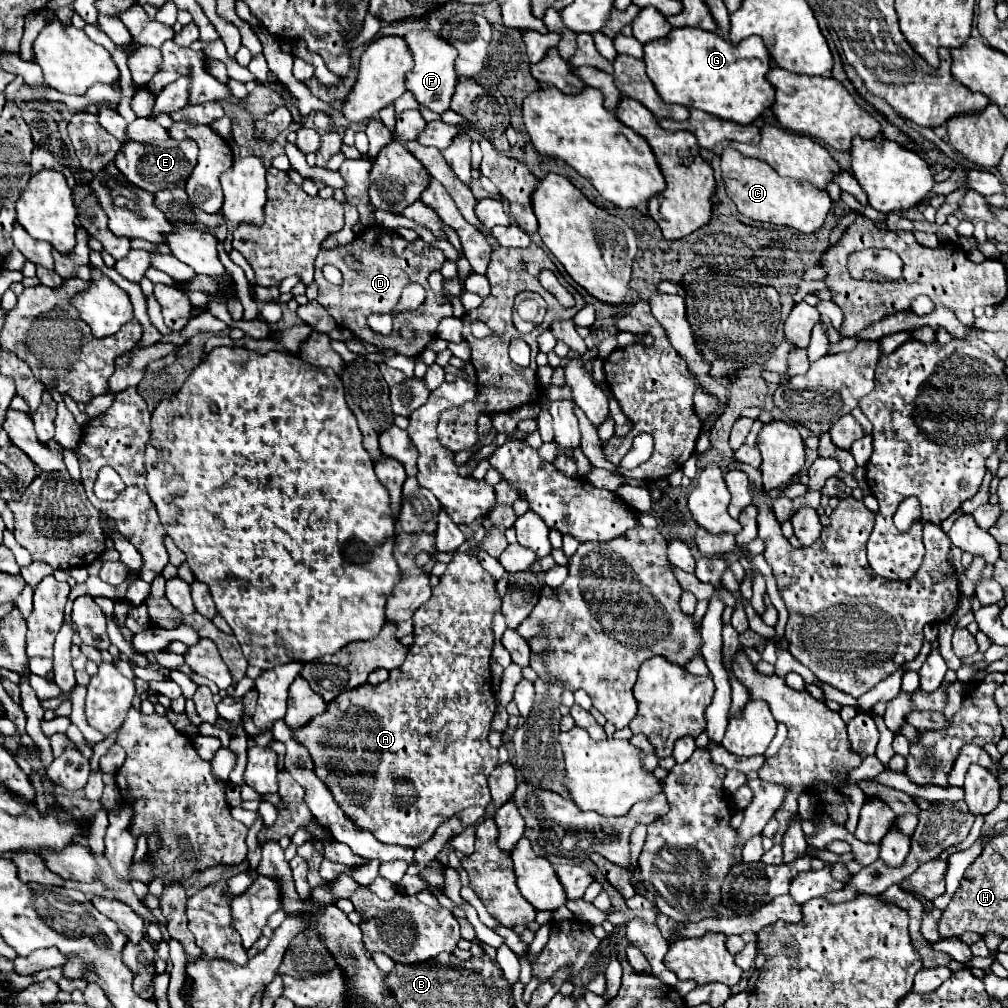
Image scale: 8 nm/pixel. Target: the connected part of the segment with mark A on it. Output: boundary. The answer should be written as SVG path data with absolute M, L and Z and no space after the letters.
M466 552L456 554L454 560L448 564L448 570L440 576L440 586L432 590L432 598L420 606L414 614L414 634L416 640L410 646L410 654L404 660L404 664L396 670L390 672L390 678L378 686L372 684L362 684L354 690L342 692L338 698L328 702L328 708L322 714L316 714L308 724L300 728L290 728L290 734L294 740L304 746L314 762L314 774L318 776L320 782L326 784L326 788L332 792L336 804L342 808L342 812L354 822L358 830L366 830L374 834L376 840L384 844L398 844L398 846L408 846L408 848L418 848L424 842L428 842L436 828L450 816L458 814L464 808L470 806L482 806L486 808L490 804L490 790L488 790L488 774L492 768L498 764L498 750L490 746L488 742L488 732L490 732L490 722L496 712L496 698L492 690L492 672L490 672L490 656L494 650L494 632L492 632L492 622L502 606L502 598L496 590L496 580L480 566L478 558L470 558Z

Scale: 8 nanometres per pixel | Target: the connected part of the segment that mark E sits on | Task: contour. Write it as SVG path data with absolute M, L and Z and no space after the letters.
M168 138L164 142L126 142L122 144L120 152L114 158L114 166L124 174L128 182L132 182L138 188L144 188L148 192L156 192L158 186L166 184L176 184L184 186L192 168L196 166L196 156L198 156L198 146L192 140L174 140Z

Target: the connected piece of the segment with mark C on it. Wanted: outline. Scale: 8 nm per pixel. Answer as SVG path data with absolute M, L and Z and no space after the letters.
M726 146L720 154L722 158L722 178L726 182L726 190L730 198L734 200L736 208L758 222L770 222L770 224L782 224L792 226L804 234L812 234L820 230L820 226L826 220L826 214L832 208L832 198L826 190L820 190L812 184L802 184L792 178L780 178L778 172L756 158L746 158L740 152Z

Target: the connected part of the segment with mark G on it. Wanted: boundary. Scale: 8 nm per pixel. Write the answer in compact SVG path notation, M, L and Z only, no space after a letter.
M674 28L664 40L644 44L646 74L668 104L698 108L736 124L752 124L774 104L774 88L766 80L770 52L762 38L750 36L738 44L700 28Z

